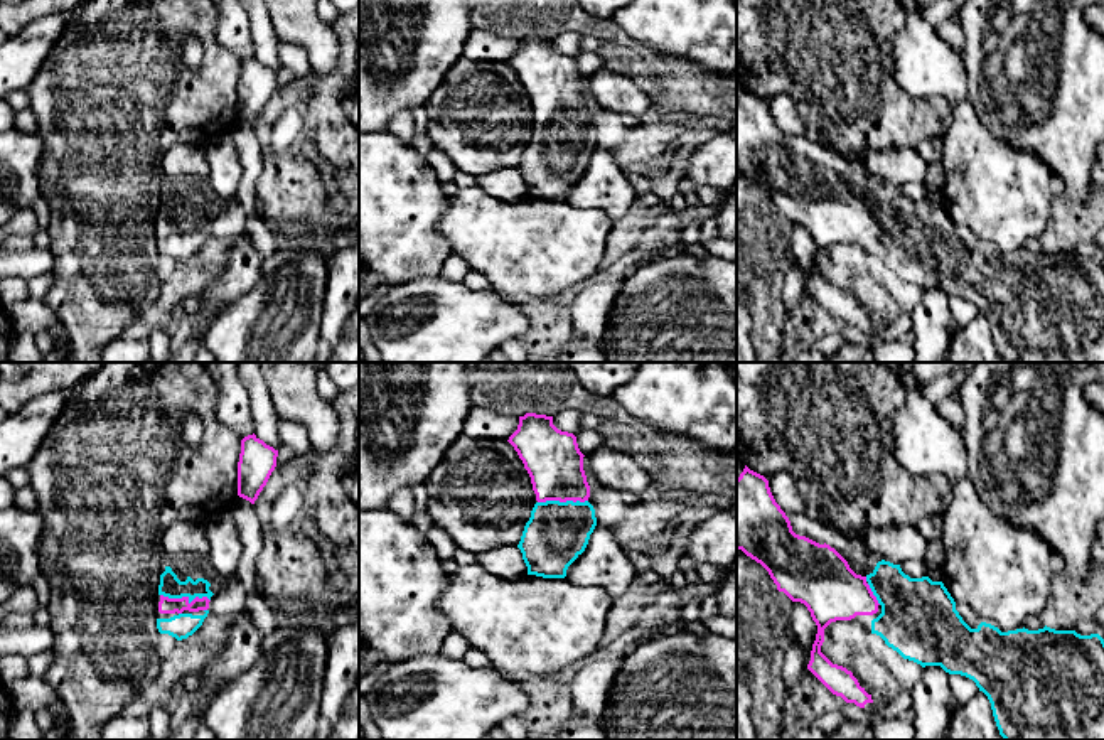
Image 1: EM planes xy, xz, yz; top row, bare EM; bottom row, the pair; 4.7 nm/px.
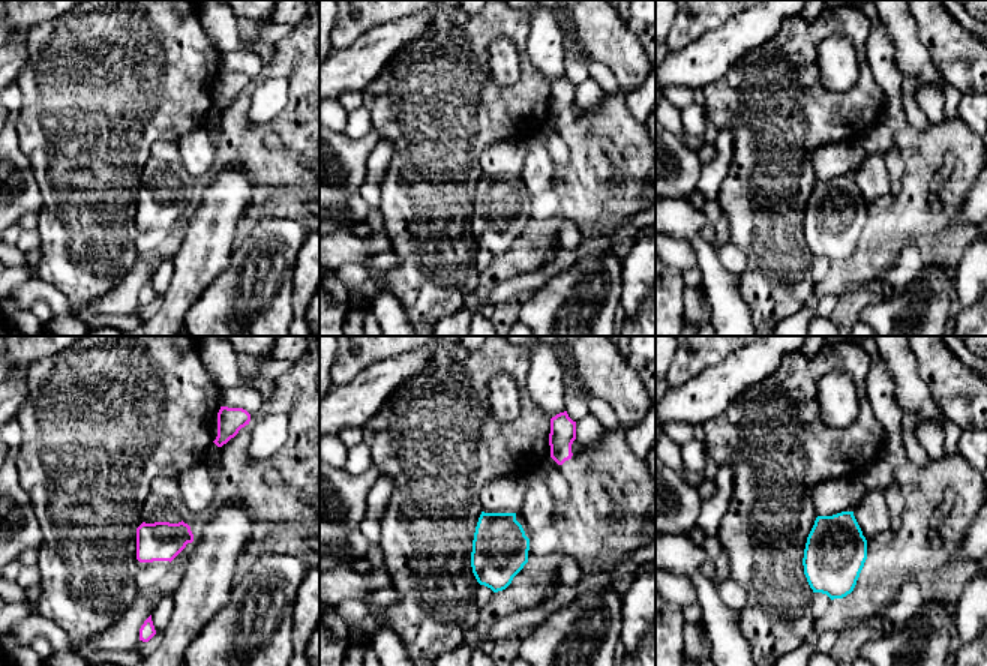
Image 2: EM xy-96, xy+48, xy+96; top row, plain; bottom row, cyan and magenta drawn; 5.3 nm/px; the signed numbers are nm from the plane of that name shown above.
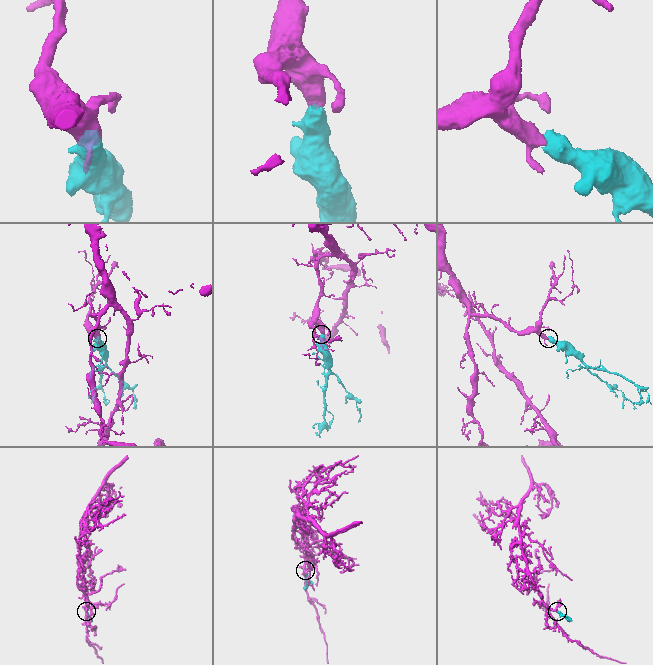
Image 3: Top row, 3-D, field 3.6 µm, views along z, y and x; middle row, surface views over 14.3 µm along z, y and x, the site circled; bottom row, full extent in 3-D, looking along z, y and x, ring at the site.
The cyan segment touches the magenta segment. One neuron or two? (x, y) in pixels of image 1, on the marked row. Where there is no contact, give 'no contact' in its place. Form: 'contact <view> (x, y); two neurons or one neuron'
contact xy (186, 595); one neuron

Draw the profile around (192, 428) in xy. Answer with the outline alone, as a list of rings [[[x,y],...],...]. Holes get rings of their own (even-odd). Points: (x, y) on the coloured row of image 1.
[[[187,415],[182,423],[182,438],[190,443],[197,445],[202,440],[204,426],[201,420],[194,415]]]

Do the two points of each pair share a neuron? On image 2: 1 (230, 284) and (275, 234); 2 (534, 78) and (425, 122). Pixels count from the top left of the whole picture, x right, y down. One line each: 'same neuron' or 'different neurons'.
1: same neuron
2: same neuron

